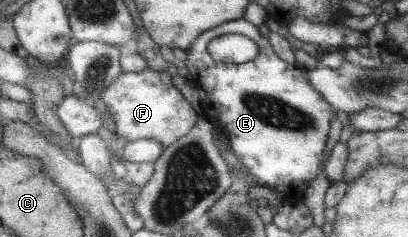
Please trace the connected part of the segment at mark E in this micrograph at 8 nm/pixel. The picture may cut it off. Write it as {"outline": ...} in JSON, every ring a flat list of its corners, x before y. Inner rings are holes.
{"outline":[[244,17,228,21,198,34,198,38,186,50,186,60,182,65,183,74,190,87,198,89,204,115,226,134,232,151,238,160,263,186,276,190,284,204,300,203,310,183,325,170,324,154,335,109,322,98,310,84,306,68,297,62,282,60,272,49,270,41,258,31,258,25],[222,34,242,34,259,46,258,56,245,63,223,63,216,61,208,52,210,40]]}

